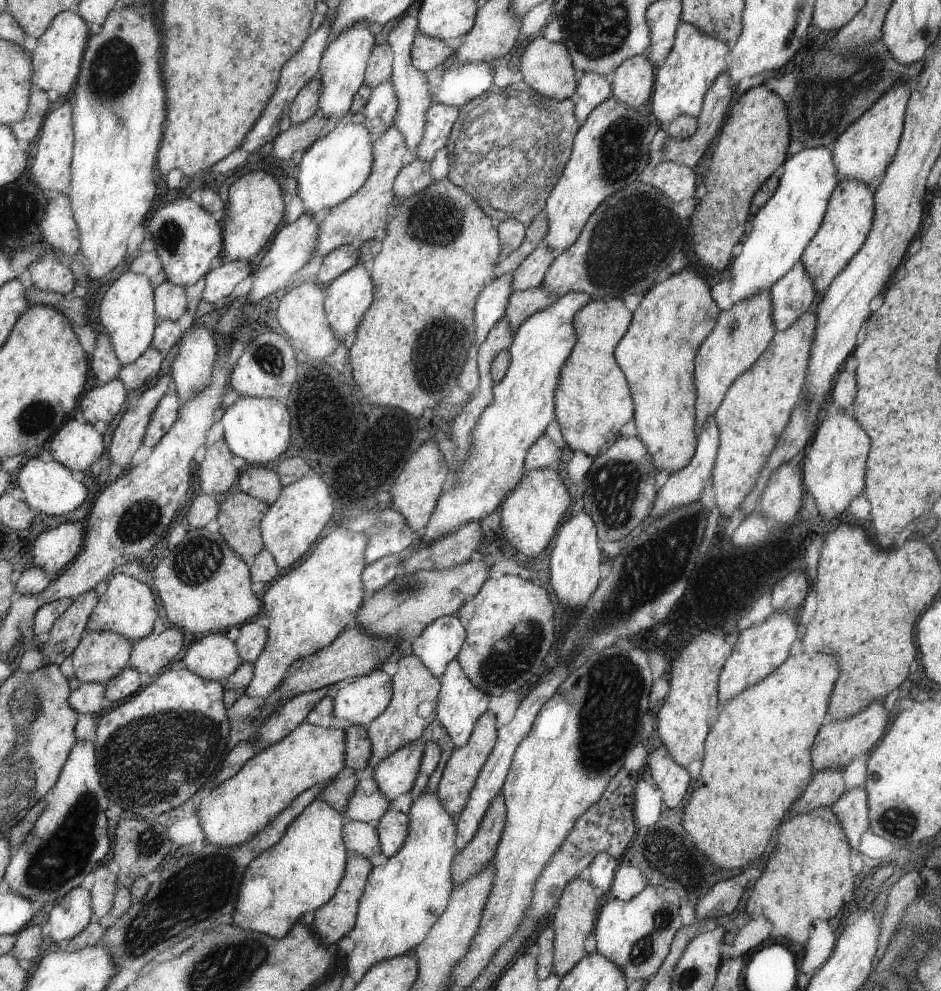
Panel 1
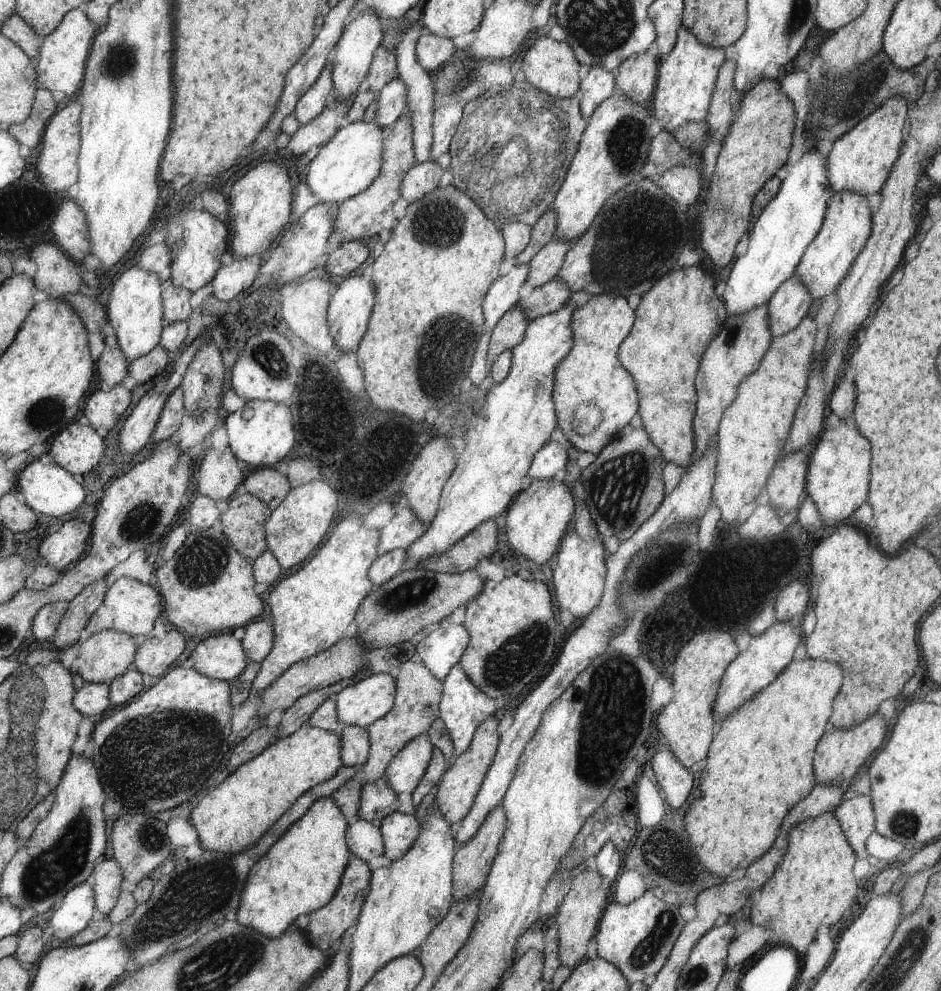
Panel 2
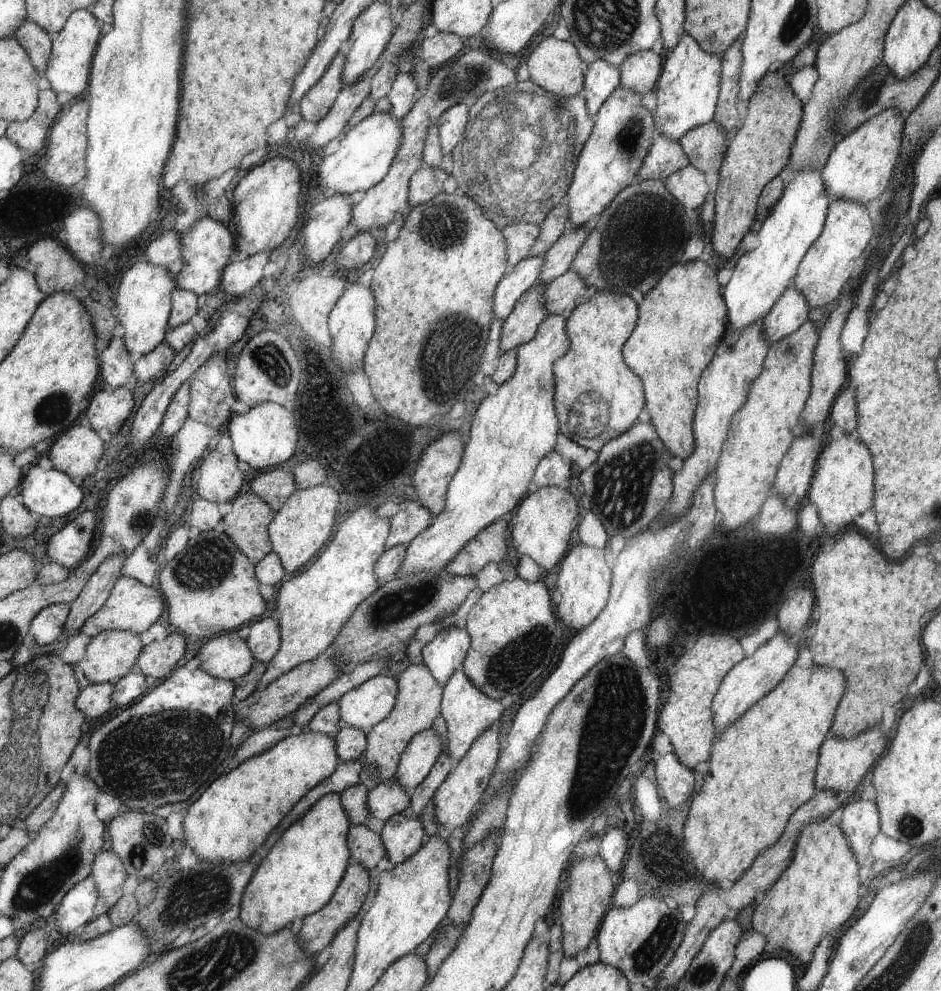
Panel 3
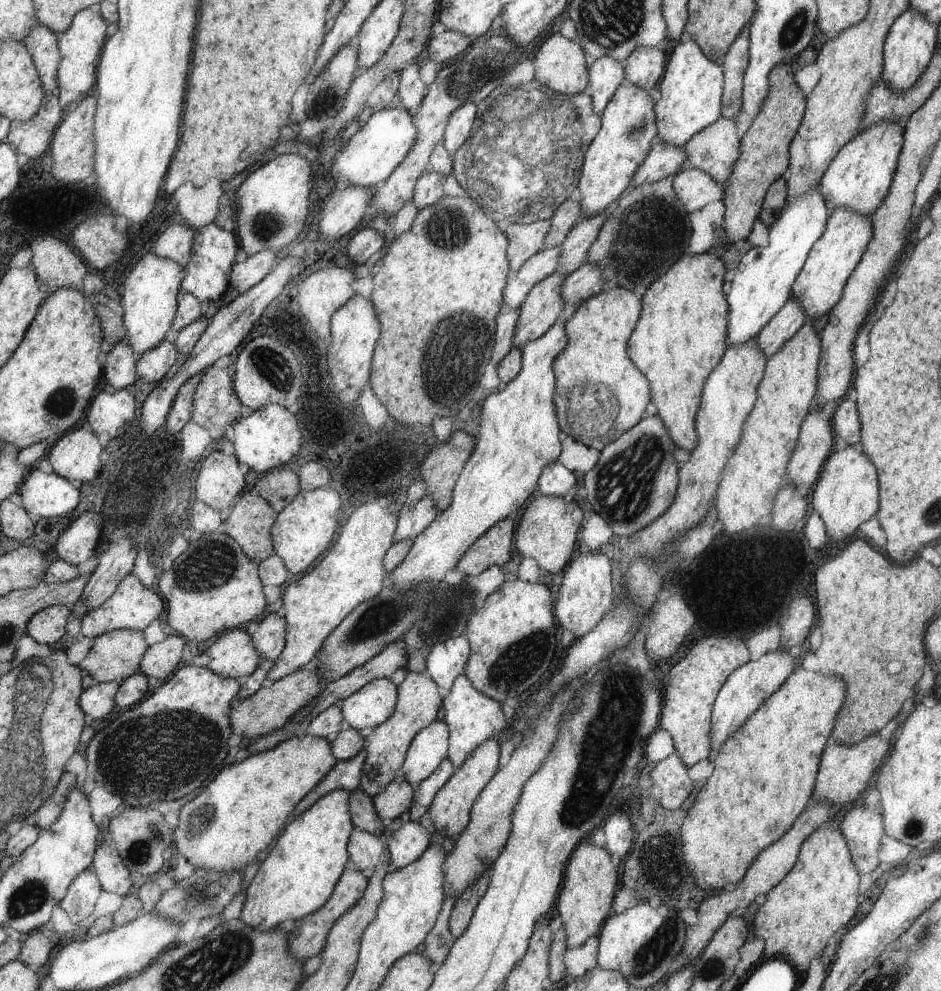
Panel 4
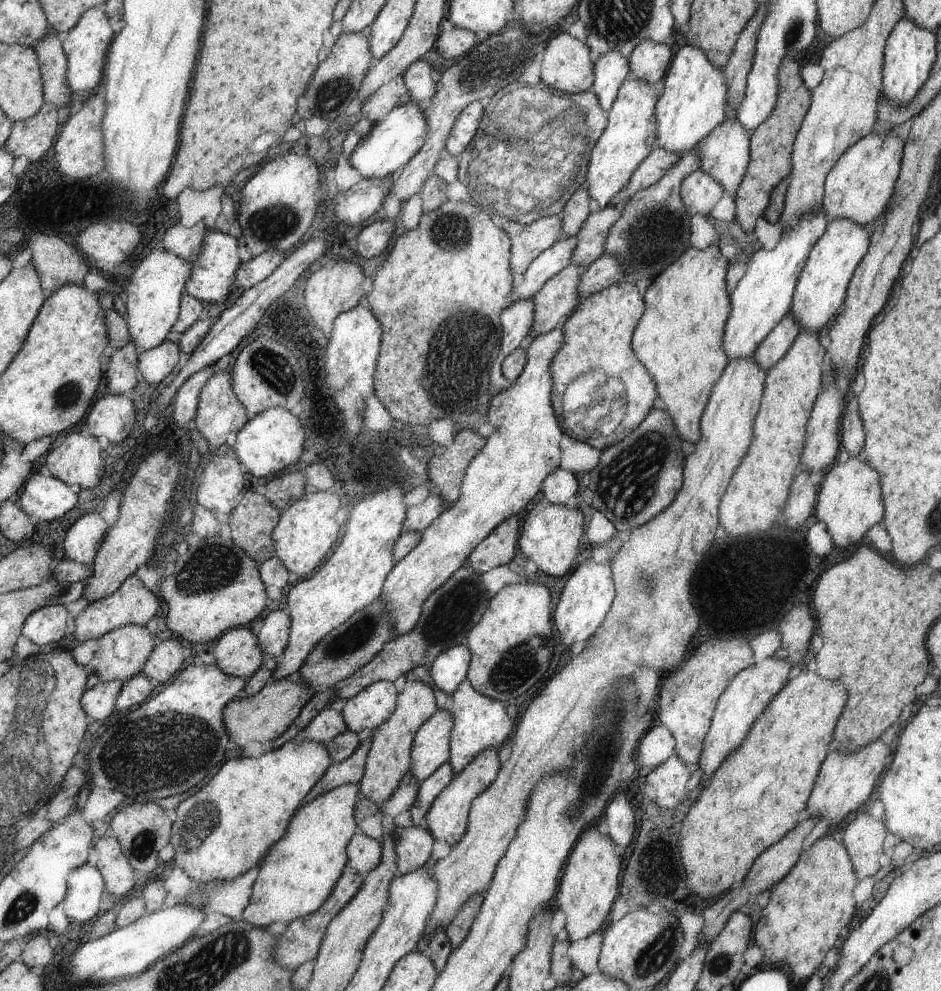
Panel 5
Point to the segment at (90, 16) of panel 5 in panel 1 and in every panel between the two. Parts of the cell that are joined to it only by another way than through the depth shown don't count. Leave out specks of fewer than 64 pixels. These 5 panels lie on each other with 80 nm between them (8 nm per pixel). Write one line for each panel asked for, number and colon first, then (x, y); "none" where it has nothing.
1: (57, 58)
2: (63, 55)
3: (72, 51)
4: (80, 48)

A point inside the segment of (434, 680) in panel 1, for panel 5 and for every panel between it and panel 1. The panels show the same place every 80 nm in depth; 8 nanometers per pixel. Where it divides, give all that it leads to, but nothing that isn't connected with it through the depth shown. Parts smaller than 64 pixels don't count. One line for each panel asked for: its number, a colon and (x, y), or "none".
2: (419, 693)
3: (419, 698)
4: (421, 698)
5: (388, 763)

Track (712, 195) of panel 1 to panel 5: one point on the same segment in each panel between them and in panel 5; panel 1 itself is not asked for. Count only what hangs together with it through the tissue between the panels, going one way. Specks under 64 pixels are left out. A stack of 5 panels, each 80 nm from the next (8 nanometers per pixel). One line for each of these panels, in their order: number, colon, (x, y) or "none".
2: (756, 146)
3: (749, 184)
4: (755, 189)
5: (762, 193)

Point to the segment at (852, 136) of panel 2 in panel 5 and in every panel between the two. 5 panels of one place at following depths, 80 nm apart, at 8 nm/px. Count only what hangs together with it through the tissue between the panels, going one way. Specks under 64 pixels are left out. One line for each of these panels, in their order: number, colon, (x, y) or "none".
3: (861, 166)
4: (860, 176)
5: (859, 186)

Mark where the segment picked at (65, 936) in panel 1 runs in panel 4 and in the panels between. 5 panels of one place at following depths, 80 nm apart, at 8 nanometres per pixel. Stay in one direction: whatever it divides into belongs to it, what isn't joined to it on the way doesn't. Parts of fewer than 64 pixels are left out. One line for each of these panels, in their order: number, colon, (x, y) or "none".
2: (76, 909)
3: (77, 906)
4: (80, 898)

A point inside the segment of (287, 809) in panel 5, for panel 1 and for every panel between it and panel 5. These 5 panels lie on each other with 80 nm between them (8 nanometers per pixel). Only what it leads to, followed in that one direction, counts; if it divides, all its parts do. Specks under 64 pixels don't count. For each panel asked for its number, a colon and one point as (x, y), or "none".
1: (242, 806)
2: (233, 816)
3: (234, 817)
4: (224, 828)

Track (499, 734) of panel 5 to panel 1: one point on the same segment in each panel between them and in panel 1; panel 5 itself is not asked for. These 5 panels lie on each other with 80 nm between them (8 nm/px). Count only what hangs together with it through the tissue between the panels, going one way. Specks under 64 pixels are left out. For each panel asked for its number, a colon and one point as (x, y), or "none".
1: (461, 704)
2: (464, 708)
3: (467, 711)
4: (472, 718)

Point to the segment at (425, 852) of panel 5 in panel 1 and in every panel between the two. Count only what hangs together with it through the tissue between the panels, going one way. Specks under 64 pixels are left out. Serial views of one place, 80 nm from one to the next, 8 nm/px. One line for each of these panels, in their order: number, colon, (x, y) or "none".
1: (392, 829)
2: (398, 831)
3: (402, 837)
4: (406, 841)

